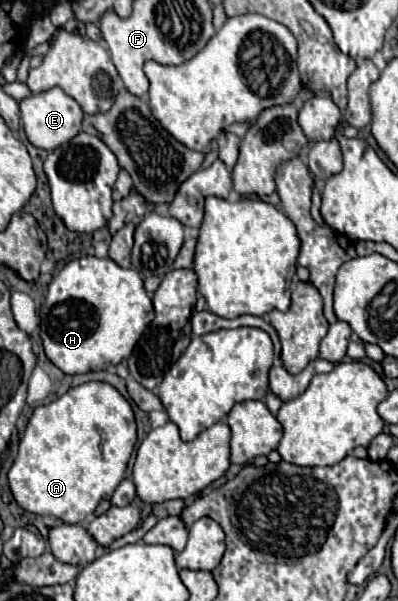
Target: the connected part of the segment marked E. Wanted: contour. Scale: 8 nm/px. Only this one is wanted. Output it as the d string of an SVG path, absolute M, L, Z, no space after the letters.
M52 88L42 94L32 94L30 98L24 98L20 102L20 116L22 116L22 126L24 126L24 132L30 140L30 144L50 152L50 150L56 150L58 146L66 144L68 140L72 140L82 130L84 114L74 98L70 98L60 88Z

